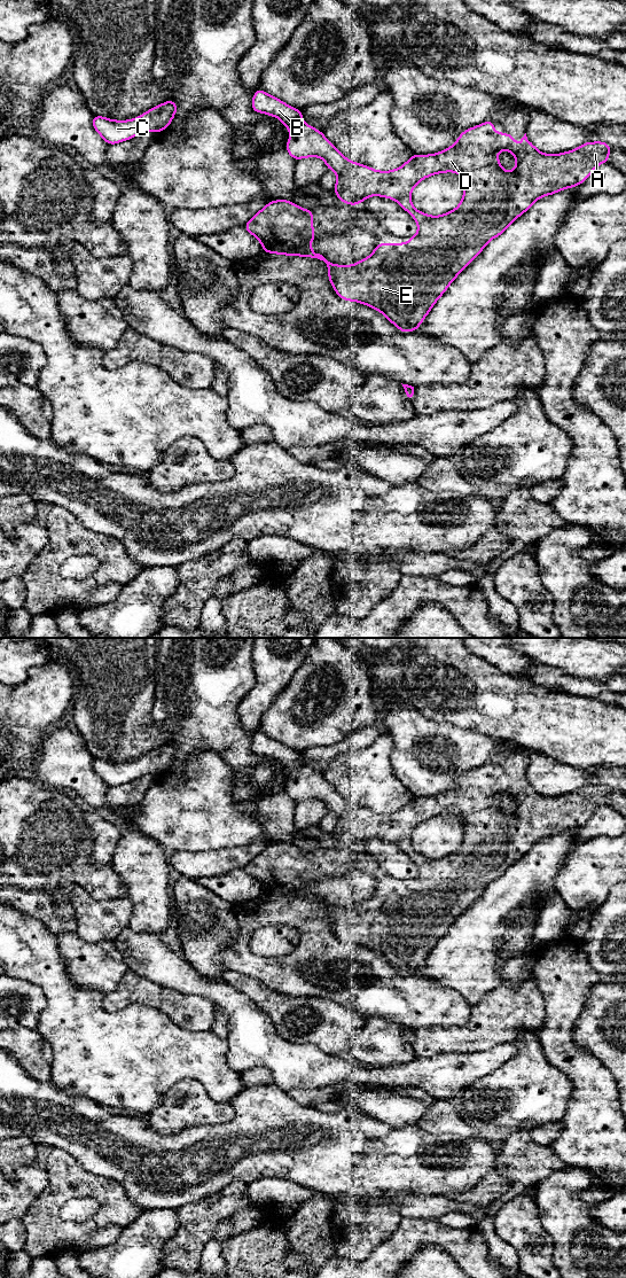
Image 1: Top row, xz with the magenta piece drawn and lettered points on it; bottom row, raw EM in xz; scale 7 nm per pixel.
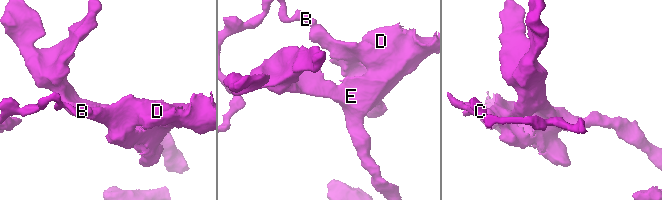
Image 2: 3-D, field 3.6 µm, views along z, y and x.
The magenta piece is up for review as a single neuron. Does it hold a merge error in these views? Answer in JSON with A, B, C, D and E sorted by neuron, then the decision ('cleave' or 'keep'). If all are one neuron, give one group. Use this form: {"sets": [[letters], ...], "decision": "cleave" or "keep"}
{"sets": [["A", "D", "E"], ["B", "C"]], "decision": "cleave"}

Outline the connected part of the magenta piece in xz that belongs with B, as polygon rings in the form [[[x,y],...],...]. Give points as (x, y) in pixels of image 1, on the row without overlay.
[[[260,731],[255,733],[251,750],[255,755],[277,759],[289,772],[303,766],[303,756],[300,751],[295,751],[288,748]]]

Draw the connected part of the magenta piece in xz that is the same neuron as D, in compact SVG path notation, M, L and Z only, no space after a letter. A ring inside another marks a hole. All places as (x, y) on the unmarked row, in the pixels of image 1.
M491 761L462 774L454 788L438 796L414 796L402 809L384 815L347 802L321 773L303 765L290 772L285 787L285 793L295 803L321 800L327 811L337 816L334 834L341 844L358 848L374 837L394 842L415 862L418 874L407 886L377 886L369 899L354 907L342 909L328 904L311 891L308 886L318 880L313 875L313 852L305 852L285 841L269 843L243 870L260 883L261 895L323 903L329 924L342 942L359 944L377 952L400 974L415 974L447 929L492 881L501 878L537 842L582 826L598 806L608 805L611 794L610 787L597 784L585 785L571 794L546 797L529 784L526 776L521 781L521 790L515 785L509 776L494 774ZM500 793L515 797L516 809L512 815L501 810L496 800ZM443 815L457 815L462 818L464 836L459 849L436 859L416 852L410 843L413 831L424 820Z

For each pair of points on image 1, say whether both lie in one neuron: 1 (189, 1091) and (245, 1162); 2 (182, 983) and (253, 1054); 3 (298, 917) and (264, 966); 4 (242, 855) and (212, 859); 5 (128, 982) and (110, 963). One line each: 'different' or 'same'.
1: different
2: same
3: same
4: same
5: different

